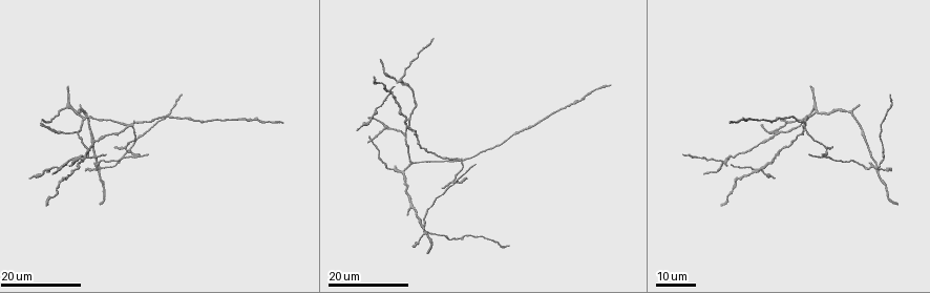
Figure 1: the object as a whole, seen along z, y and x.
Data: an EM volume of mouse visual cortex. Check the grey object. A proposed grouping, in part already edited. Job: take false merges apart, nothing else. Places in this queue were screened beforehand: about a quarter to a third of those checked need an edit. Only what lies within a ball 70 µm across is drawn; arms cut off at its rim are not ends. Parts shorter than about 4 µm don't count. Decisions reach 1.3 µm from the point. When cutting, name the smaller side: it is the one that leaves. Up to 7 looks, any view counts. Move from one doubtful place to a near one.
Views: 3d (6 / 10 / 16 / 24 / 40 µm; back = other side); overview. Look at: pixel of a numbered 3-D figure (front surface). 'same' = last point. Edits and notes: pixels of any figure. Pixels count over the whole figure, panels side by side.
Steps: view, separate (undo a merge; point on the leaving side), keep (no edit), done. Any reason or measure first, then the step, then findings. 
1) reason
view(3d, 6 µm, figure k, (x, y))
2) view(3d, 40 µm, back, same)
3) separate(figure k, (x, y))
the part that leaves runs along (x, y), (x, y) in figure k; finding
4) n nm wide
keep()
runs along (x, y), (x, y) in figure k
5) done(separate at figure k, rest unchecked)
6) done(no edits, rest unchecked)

three arms meet
view(3d, 16 µm, figure 1, (818, 111))

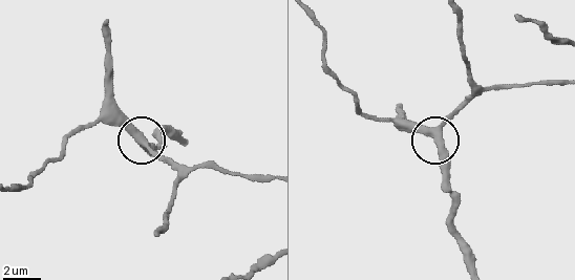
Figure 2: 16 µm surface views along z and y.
view(3d, 6 µm, figure 2, (436, 136))

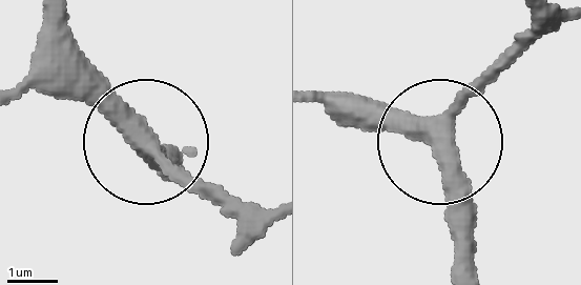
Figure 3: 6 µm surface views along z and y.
other side
view(3d, 6 µm, back, figure 3, (435, 141))

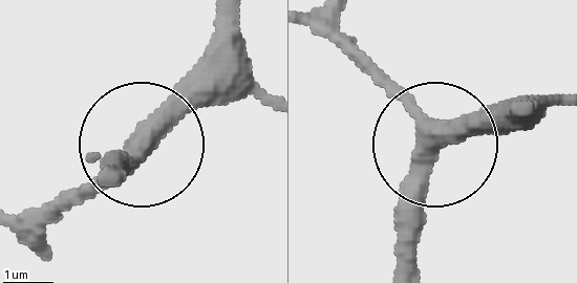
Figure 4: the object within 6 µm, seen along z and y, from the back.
side arm 16 µm; 3 arms
keep()
one neuron here

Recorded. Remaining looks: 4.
three-way junction
view(3d, 24 µm, figure 1, (779, 134))

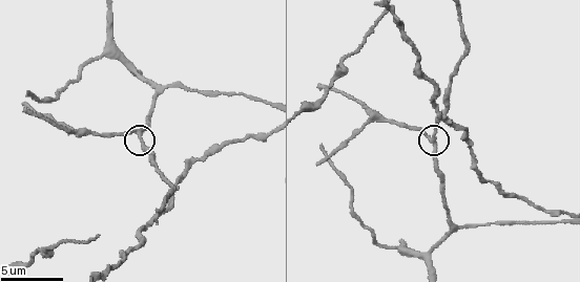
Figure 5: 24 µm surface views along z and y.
closer look
view(3d, 6 µm, figure 5, (432, 136))

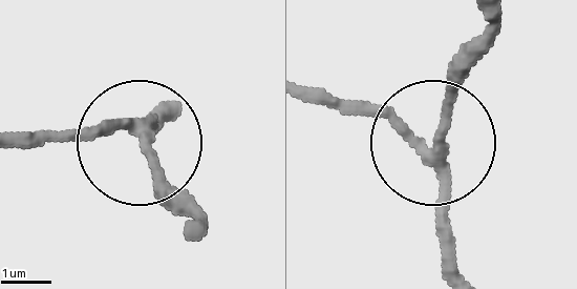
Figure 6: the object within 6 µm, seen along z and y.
3 arms
keep()
runs along (163, 107), (142, 128), (20, 137) in figure 6; all the same neuron

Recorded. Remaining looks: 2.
three-way junction
view(3d, 6 µm, figure 5, (77, 133))

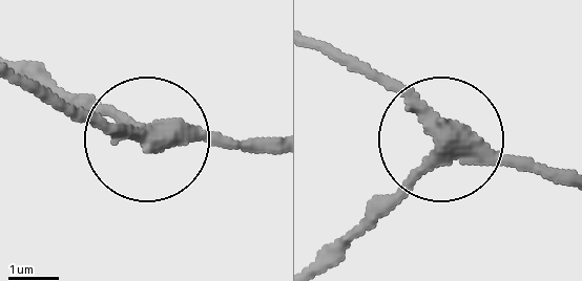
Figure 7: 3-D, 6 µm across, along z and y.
from behind
view(3d, 6 µm, back, figure 7, (152, 135))

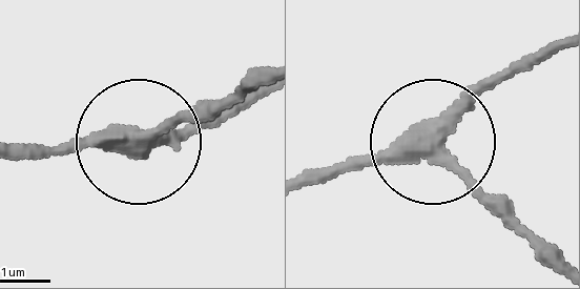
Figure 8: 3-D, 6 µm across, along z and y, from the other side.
keep()
runs along (19, 148), (107, 148), (228, 115) in figure 8; all the same neuron

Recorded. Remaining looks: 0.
done(no edits, rest unchecked)

